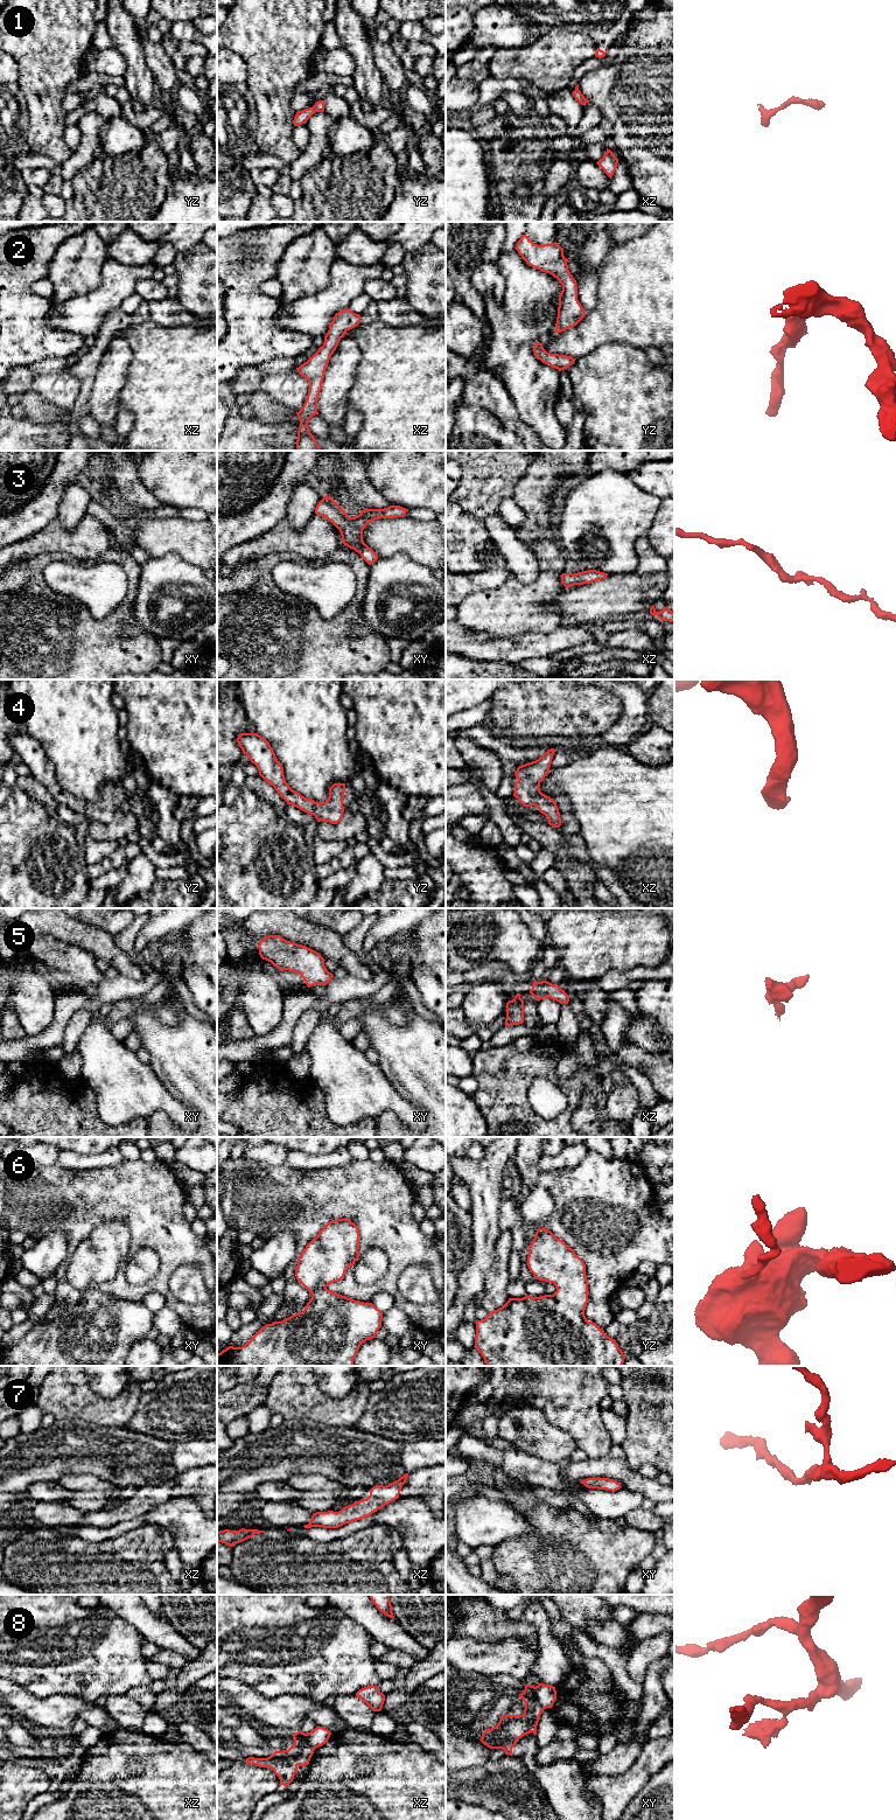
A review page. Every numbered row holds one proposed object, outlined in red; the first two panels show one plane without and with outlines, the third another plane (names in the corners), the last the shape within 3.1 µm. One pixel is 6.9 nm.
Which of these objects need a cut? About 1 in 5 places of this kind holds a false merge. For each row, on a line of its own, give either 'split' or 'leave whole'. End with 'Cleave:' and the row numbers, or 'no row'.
1: leave whole
2: leave whole
3: leave whole
4: leave whole
5: leave whole
6: leave whole
7: leave whole
8: split
Cleave: 8

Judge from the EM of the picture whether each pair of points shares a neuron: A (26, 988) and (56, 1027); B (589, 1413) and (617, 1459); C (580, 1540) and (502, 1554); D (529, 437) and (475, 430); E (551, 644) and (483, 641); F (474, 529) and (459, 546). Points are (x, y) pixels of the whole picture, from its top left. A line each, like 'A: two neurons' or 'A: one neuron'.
A: two neurons
B: two neurons
C: one neuron
D: two neurons
E: one neuron
F: one neuron

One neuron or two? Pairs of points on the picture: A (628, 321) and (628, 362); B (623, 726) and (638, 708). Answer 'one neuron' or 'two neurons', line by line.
A: two neurons
B: one neuron

